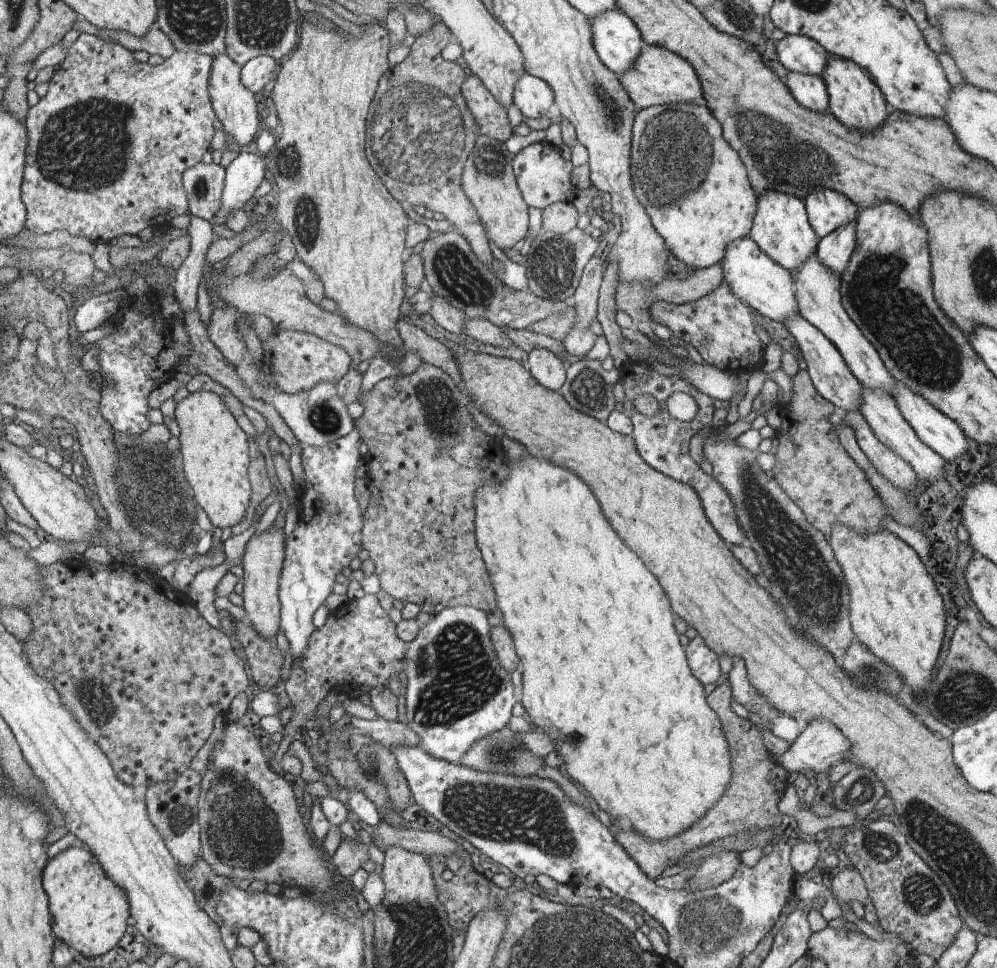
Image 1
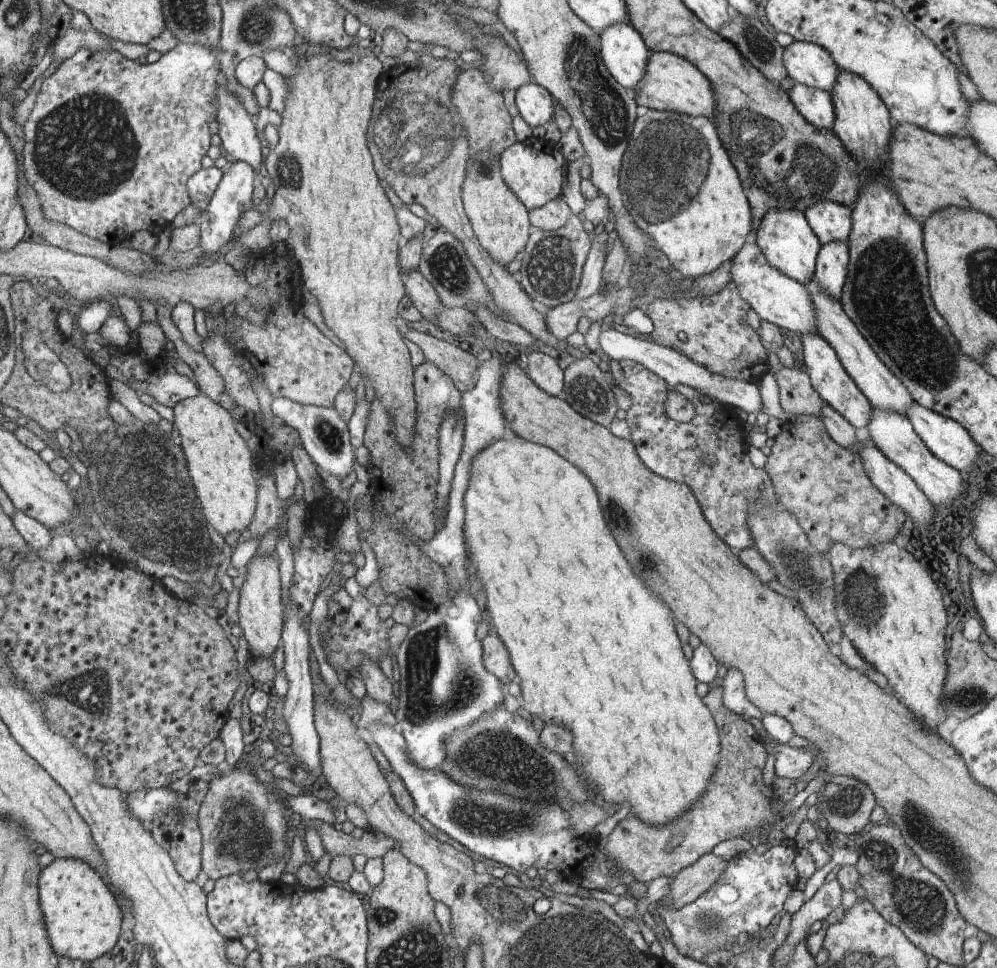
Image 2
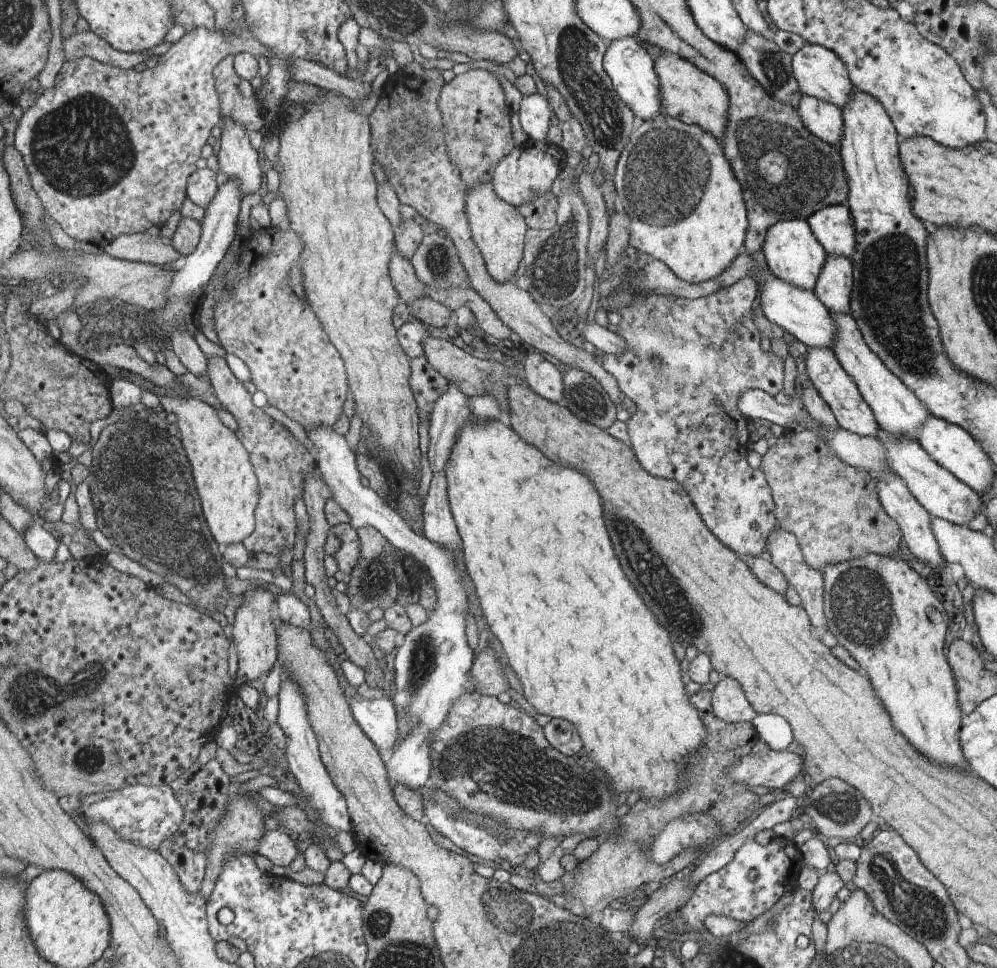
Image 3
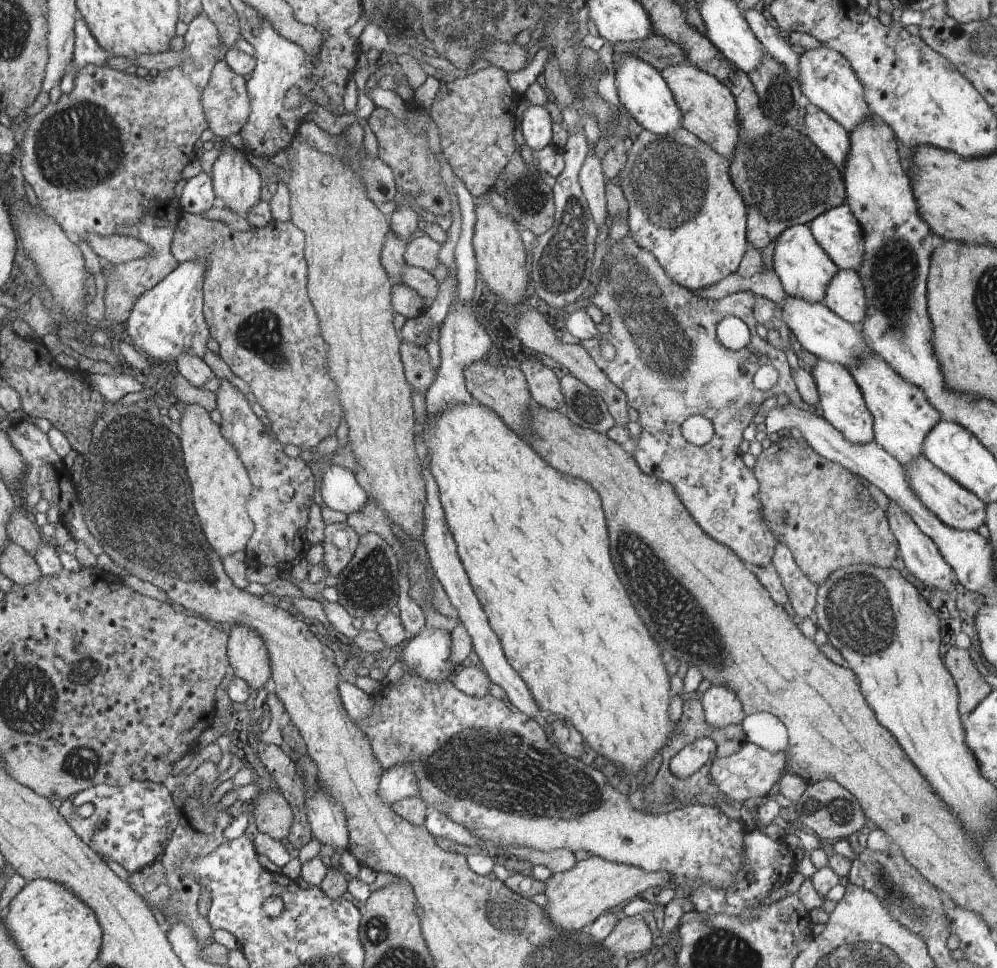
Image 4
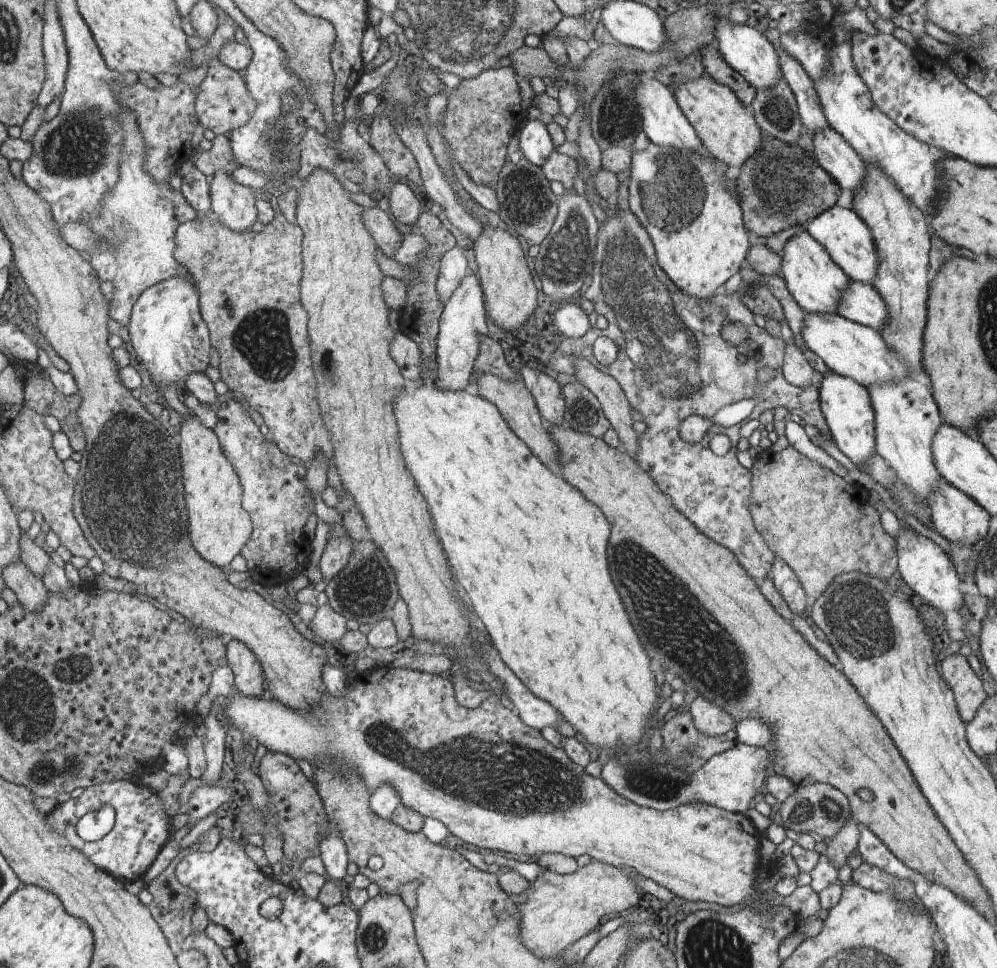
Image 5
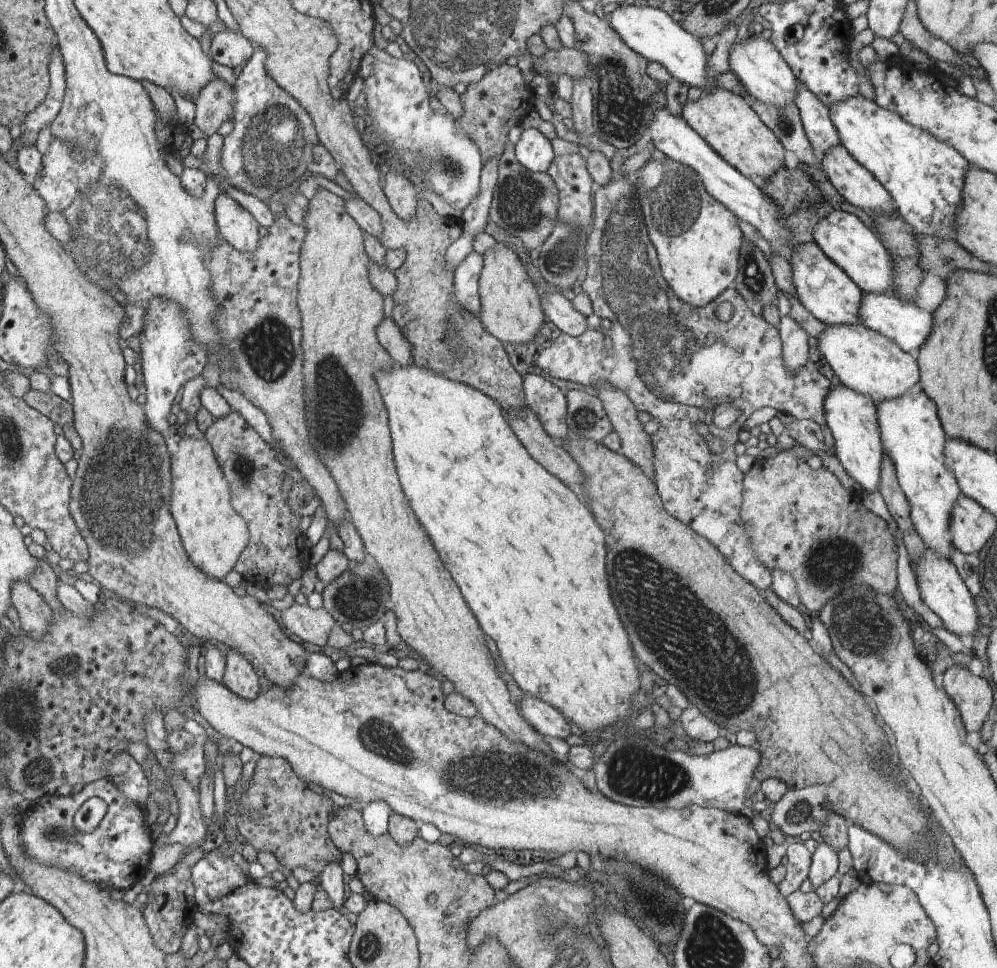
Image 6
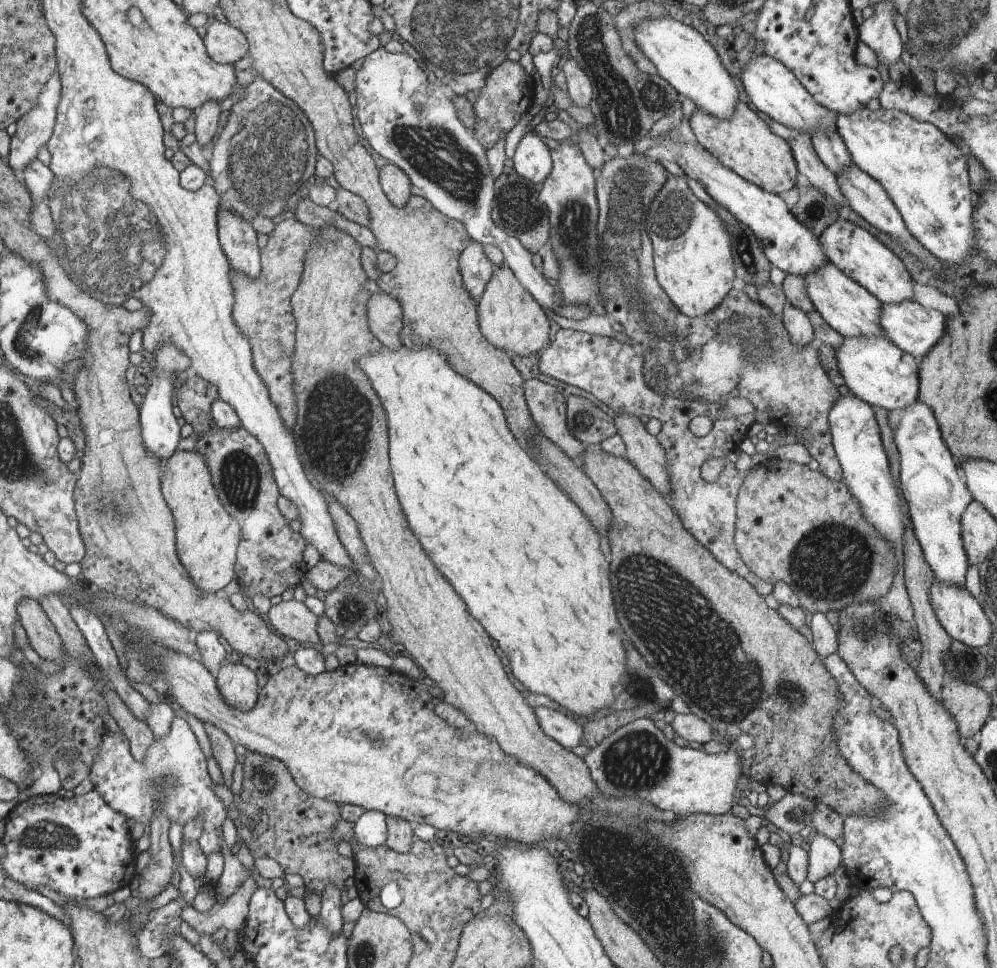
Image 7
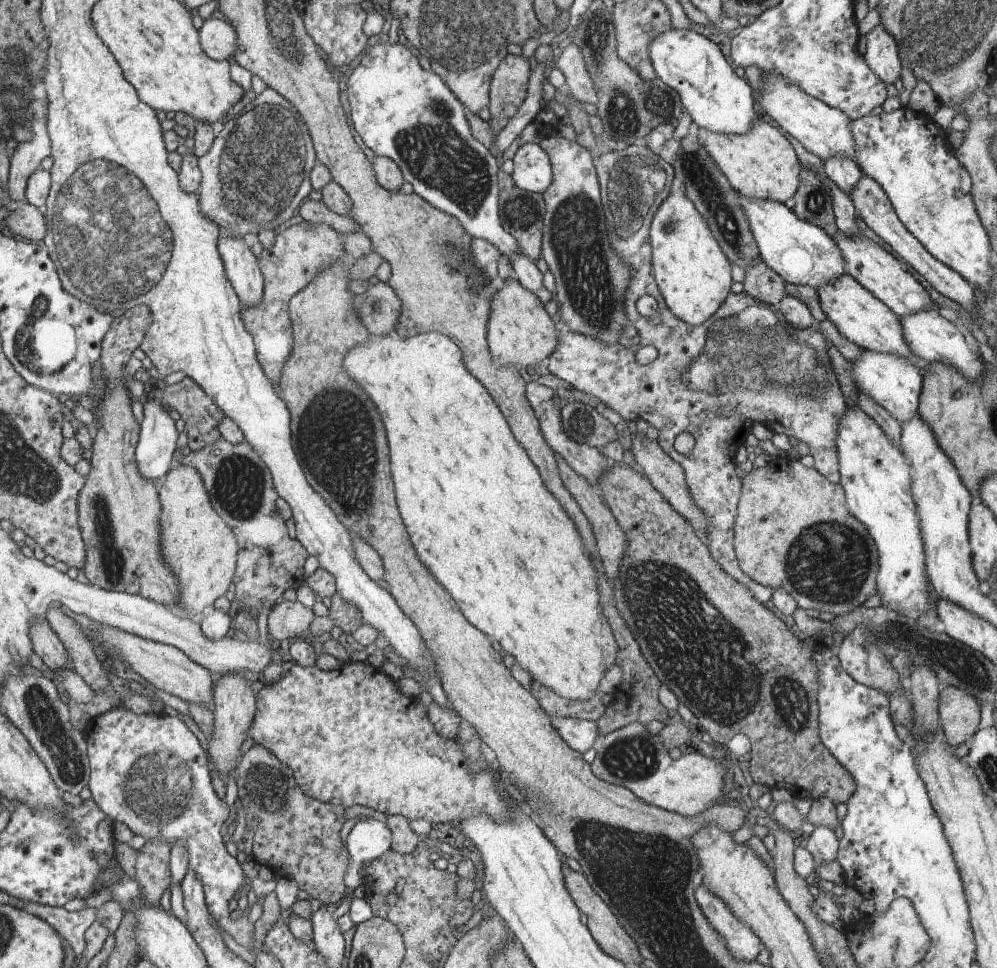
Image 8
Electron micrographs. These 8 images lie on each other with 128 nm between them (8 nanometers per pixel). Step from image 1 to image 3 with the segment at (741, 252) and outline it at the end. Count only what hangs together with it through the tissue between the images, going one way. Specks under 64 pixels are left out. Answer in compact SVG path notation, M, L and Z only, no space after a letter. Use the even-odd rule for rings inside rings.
M755 255L752 276L759 286L761 310L765 318L772 324L781 327L794 335L808 348L832 349L837 334L837 323L833 314L828 311L817 298L814 291L803 290L786 281L779 280L766 268L763 258Z

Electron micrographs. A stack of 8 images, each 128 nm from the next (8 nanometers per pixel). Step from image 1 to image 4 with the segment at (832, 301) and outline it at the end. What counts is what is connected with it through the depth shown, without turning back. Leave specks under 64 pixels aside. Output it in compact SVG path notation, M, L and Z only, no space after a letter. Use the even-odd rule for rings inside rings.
M874 352L856 360L848 368L862 391L866 406L873 416L875 441L903 467L923 456L924 438L940 421L938 410L928 402L924 390L904 380L884 359Z

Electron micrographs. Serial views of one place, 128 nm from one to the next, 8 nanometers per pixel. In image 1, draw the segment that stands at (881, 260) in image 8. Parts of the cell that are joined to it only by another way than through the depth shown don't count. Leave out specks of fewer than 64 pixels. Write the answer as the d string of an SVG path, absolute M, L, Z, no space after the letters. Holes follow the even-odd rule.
M819 187L818 191L807 193L805 206L809 223L819 239L844 224L850 224L859 212L848 196L830 188Z

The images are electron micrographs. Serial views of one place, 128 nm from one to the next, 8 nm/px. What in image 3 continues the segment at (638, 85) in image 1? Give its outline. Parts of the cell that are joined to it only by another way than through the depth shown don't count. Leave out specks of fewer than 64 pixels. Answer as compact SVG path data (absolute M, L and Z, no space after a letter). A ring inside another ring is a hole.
M674 53L664 54L654 62L660 82L664 114L675 117L686 125L699 125L721 143L727 131L728 112L731 109L731 98L723 85L699 69L692 61Z

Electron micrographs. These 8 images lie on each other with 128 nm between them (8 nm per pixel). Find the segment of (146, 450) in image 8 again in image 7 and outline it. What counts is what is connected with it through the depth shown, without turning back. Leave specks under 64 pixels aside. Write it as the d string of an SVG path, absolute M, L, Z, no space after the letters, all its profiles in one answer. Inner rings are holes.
M165 345L155 353L154 359L156 360L156 366L152 369L154 378L140 408L140 424L143 425L143 444L146 445L147 450L156 459L168 460L175 454L181 440L181 427L172 412L172 391L177 376L182 371L189 371L191 361L171 345Z

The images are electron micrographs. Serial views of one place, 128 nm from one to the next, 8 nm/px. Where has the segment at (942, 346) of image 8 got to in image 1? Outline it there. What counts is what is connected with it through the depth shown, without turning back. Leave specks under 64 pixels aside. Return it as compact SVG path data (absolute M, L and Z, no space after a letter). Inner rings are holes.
M858 218L819 239L816 255L836 276L842 276L856 246Z

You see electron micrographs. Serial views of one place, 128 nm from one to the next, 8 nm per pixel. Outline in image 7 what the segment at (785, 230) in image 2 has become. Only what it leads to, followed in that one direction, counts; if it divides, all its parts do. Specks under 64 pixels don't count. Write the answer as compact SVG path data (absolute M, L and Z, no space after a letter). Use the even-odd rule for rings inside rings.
M832 262L825 263L816 273L804 277L807 296L822 319L844 339L861 337L886 337L880 327L880 303L860 284L841 272Z

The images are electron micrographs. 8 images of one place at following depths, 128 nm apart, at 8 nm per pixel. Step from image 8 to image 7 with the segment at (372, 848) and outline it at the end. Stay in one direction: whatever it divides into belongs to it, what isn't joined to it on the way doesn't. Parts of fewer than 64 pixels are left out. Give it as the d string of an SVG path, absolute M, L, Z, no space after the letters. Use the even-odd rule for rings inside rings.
M367 811L354 824L355 840L367 848L383 846L388 839L386 816L379 811Z

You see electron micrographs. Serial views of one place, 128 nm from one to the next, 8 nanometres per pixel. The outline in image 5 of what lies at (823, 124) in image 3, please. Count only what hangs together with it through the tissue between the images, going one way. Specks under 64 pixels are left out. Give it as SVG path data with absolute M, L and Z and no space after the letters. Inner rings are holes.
M832 126L818 130L811 135L814 157L828 174L836 180L840 188L856 192L864 186L866 178L865 162L856 150L838 134Z

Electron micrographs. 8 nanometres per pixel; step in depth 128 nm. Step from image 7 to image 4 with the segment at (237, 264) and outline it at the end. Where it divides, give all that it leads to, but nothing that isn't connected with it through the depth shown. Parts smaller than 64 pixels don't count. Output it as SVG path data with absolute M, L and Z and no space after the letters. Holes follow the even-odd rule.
M222 142L219 151L220 156L214 161L210 174L215 188L215 196L224 202L226 209L228 208L228 210L245 217L261 201L262 180L260 180L258 172L244 160L244 156L238 154L241 150L227 142Z

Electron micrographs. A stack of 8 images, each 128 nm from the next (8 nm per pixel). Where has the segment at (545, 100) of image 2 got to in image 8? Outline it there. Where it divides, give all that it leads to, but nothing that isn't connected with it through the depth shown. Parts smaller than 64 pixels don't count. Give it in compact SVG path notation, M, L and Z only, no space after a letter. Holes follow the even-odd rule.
M534 143L520 146L514 156L514 183L525 192L543 195L552 185L554 168L551 158Z

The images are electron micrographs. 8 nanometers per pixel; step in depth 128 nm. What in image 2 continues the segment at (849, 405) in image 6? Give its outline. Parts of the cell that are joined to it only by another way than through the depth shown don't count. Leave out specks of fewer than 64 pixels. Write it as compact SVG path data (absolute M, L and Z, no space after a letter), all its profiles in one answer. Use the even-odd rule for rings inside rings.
M819 333L802 334L801 340L806 370L814 390L824 402L837 410L855 429L867 426L870 416L872 416L873 406L850 378L832 345L828 344L828 341L824 340Z

